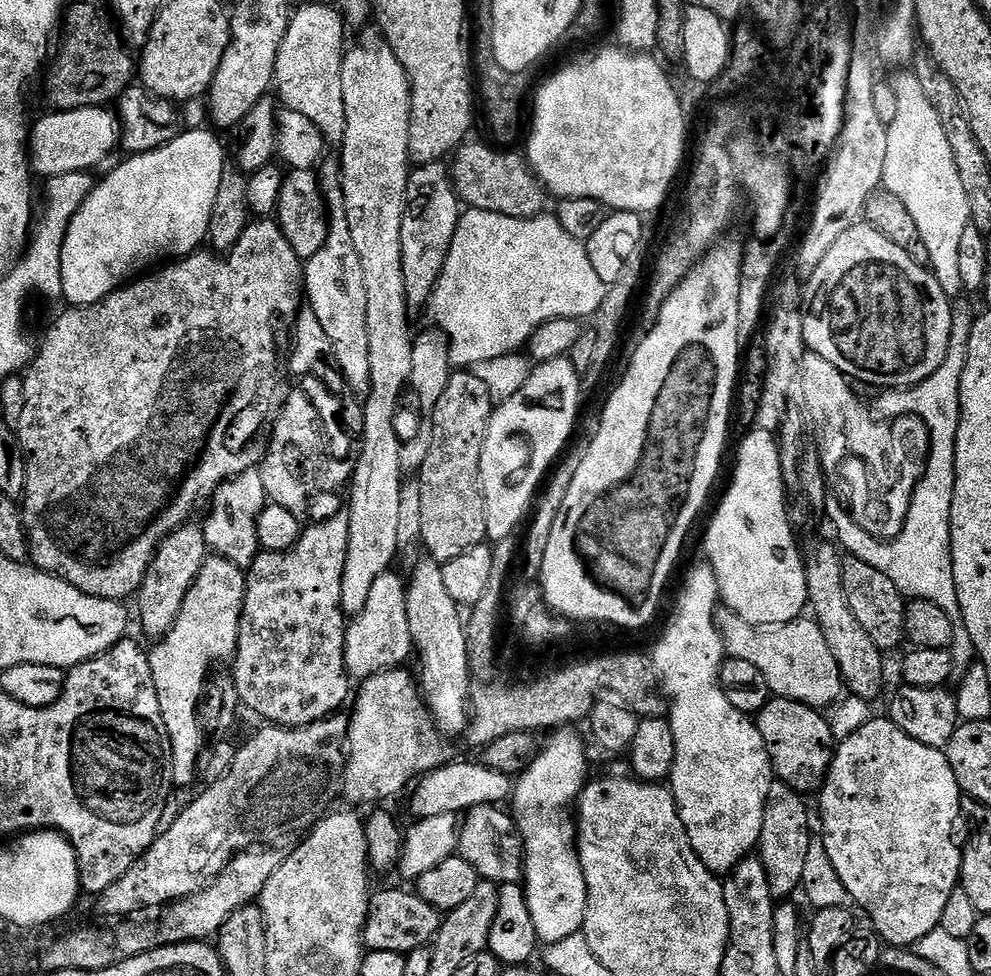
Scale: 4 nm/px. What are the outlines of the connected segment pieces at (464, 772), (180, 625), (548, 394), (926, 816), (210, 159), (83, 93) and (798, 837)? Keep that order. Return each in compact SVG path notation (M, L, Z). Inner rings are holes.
M447 762L427 775L420 776L418 783L411 789L413 817L425 820L438 818L438 814L463 814L469 808L483 804L500 806L511 797L513 791L514 784L510 777L490 770L482 762L476 764Z
M215 554L209 555L204 561L202 570L199 572L198 578L195 579L194 586L186 594L186 599L182 604L182 610L179 611L178 618L174 622L174 626L164 636L159 637L155 641L156 644L153 648L150 648L148 652L148 661L150 662L150 670L152 671L152 677L154 678L154 690L158 690L158 706L162 710L162 722L166 722L166 734L170 734L170 750L172 751L172 783L177 789L188 788L195 782L196 776L198 780L198 773L202 768L202 756L200 760L200 751L204 748L204 741L206 741L206 735L203 729L199 726L198 714L196 711L199 709L199 700L204 697L204 687L208 681L210 673L213 671L214 666L219 660L231 661L236 654L236 647L238 646L238 634L240 633L240 622L242 614L242 606L245 600L245 582L247 575L243 569L240 569L228 559L224 559L221 556Z
M571 359L536 364L530 378L526 378L526 386L514 398L493 407L480 463L480 492L484 495L489 541L497 542L516 532L524 515L525 520L529 515L550 469L569 447L568 439L580 412L581 379Z
M873 718L866 722L850 738L839 741L832 753L832 764L828 767L828 777L824 779L824 787L818 793L820 799L820 824L824 827L822 839L826 846L826 854L830 854L830 862L834 862L834 870L838 870L838 878L842 878L842 886L846 886L851 903L857 904L866 915L872 919L871 927L885 945L893 948L907 948L915 946L919 940L926 938L930 930L940 927L942 910L946 906L950 894L960 883L960 861L962 848L952 837L956 828L956 819L962 816L962 793L958 786L958 778L954 778L954 770L948 761L947 751L930 746L922 746L910 734L906 734L892 721L891 718Z
M204 128L184 130L158 150L129 155L125 164L118 165L104 181L100 180L95 185L74 214L62 246L63 299L68 300L69 305L98 302L124 287L137 274L169 258L190 256L207 241L210 213L214 211L214 198L218 194L218 182L222 182L222 170L226 163L224 148L215 136L217 133L208 131Z
M71 4L67 5L62 16L64 45L61 46L52 69L51 64L47 69L47 107L57 112L111 105L111 100L112 103L117 101L121 92L133 87L138 72L137 61L128 53L129 45L114 27L109 13L104 13L92 4Z
M773 782L770 786L770 794L766 798L766 810L762 818L762 834L758 845L760 861L766 866L766 876L770 878L770 890L777 901L784 902L792 895L801 891L804 879L802 870L806 870L806 854L810 854L810 842L814 839L814 832L808 829L808 804L803 795L795 792L790 786L779 782Z

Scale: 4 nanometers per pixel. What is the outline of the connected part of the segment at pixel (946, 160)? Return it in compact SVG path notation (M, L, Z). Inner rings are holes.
M900 70L891 77L894 98L898 98L898 114L894 122L888 125L888 141L886 142L886 166L884 167L883 187L890 190L910 210L910 218L914 218L914 226L918 226L918 234L922 234L924 254L930 270L936 275L938 286L949 296L955 298L965 295L962 284L960 263L962 234L971 225L970 202L966 202L966 190L958 178L958 170L954 166L954 158L950 145L946 143L946 133L942 131L942 122L938 122L938 113L930 106L930 98L918 83L915 71Z

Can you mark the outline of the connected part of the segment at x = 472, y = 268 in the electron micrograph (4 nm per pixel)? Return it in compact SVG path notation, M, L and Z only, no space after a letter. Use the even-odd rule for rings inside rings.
M468 208L461 211L446 266L430 301L430 313L440 323L437 324L439 331L448 337L453 365L468 370L490 358L519 353L528 339L554 318L578 321L583 321L584 316L592 318L602 306L608 289L609 285L604 284L594 266L590 266L587 247L581 241L570 238L555 215L541 214L523 220Z

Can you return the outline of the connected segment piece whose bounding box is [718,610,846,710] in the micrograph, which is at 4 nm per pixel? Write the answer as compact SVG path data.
M724 610L719 613L718 623L725 653L758 666L773 697L784 696L787 700L797 700L817 710L824 710L827 709L827 704L835 705L841 699L839 696L845 695L846 685L838 670L838 662L834 662L834 654L830 654L830 646L826 646L826 638L822 638L822 630L816 625L815 619L801 618L785 624L751 624L738 614Z

